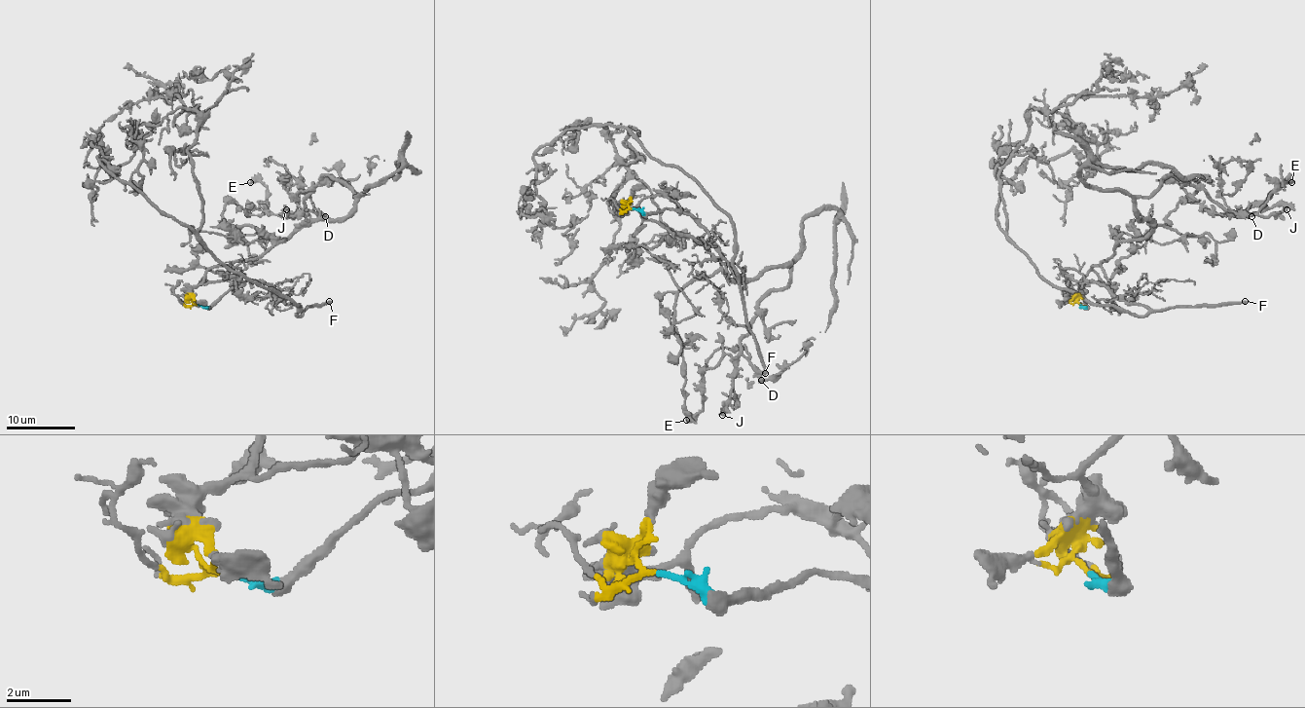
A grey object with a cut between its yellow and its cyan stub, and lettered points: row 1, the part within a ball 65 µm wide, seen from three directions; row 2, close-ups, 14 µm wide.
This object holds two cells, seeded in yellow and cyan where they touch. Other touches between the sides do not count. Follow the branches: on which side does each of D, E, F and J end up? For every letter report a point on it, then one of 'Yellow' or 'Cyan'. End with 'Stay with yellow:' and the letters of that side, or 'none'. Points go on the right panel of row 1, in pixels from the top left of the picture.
D: Place: (1251, 216). Yellow
E: Place: (1291, 182). Yellow
F: Place: (1245, 301). Cyan
J: Place: (1286, 209). Yellow
Stay with yellow: D, E, J

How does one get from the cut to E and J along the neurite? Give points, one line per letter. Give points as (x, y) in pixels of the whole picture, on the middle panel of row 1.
E: (632, 207), (713, 245), (730, 279), (791, 263), (741, 352), (703, 374), (703, 407), (685, 421)
J: (632, 207), (713, 245), (730, 279), (791, 263), (791, 280), (760, 301), (741, 339), (722, 415)

